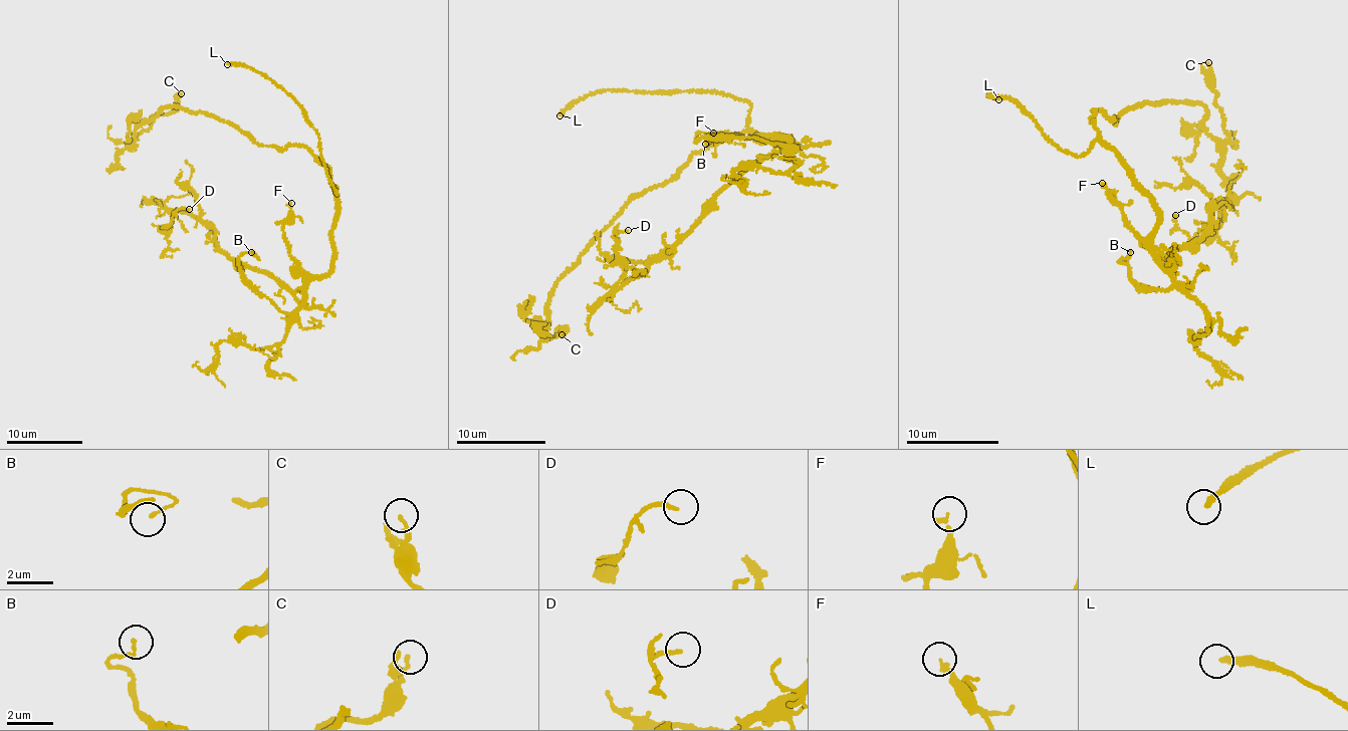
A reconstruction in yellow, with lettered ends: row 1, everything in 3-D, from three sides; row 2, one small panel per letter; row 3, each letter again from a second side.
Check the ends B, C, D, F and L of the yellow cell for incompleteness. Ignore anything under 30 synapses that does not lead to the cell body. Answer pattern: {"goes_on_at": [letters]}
{"goes_on_at": ["C", "L"]}

